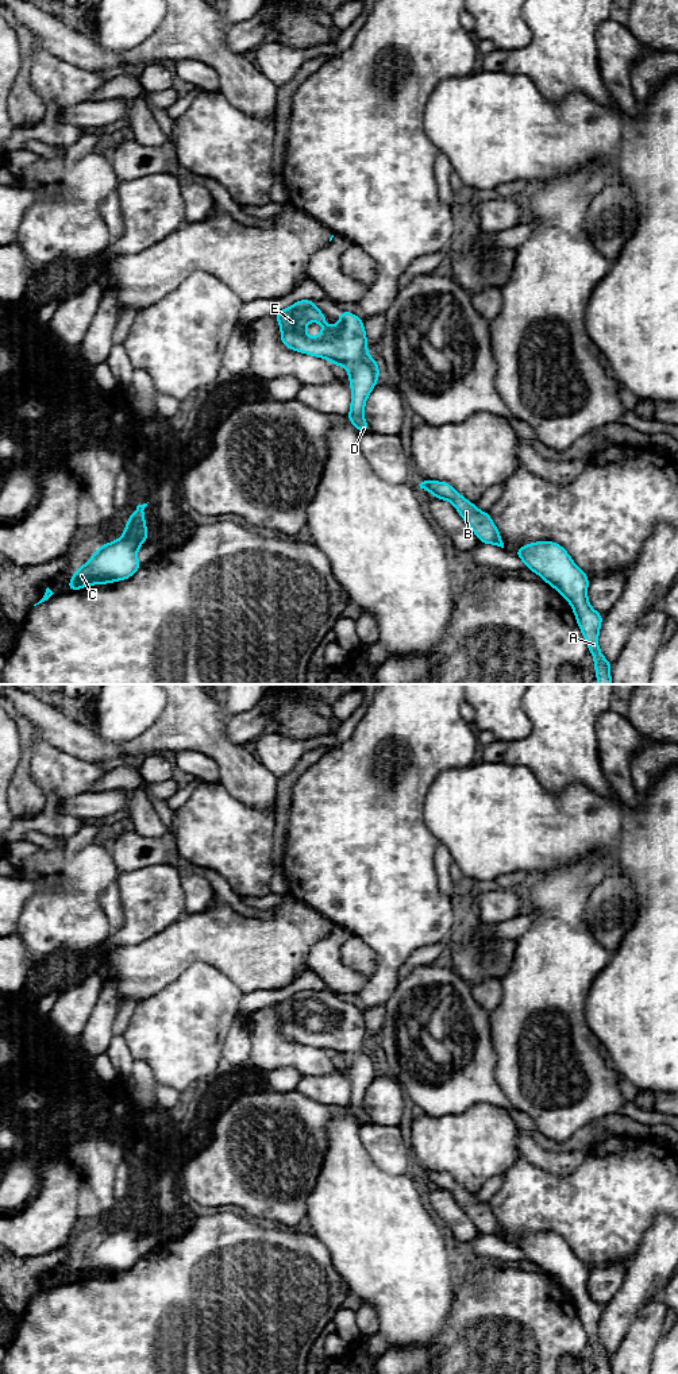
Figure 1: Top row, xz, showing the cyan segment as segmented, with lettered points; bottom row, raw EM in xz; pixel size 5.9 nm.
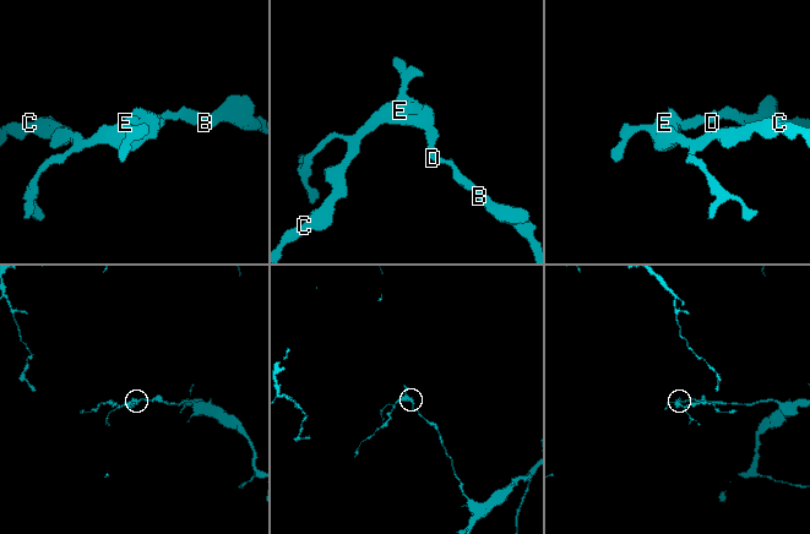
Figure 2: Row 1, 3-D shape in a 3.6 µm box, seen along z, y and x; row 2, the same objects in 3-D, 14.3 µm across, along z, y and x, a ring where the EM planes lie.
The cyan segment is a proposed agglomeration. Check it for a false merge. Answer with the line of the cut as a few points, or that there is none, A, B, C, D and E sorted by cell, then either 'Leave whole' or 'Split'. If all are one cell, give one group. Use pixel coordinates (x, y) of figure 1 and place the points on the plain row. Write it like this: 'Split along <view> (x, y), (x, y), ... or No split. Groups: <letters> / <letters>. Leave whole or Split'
No split. Groups: A B C D E. Leave whole

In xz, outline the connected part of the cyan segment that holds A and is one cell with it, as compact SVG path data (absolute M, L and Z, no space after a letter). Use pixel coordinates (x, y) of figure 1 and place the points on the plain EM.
M555 1232L529 1234L515 1242L525 1258L551 1275L573 1298L589 1343L594 1350L597 1374L612 1374L609 1354L598 1339L598 1323L604 1307L588 1293L589 1266L581 1262L567 1242Z

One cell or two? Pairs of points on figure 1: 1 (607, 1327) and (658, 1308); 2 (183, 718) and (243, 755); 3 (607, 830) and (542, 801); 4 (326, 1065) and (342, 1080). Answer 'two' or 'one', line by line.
1: two
2: one
3: one
4: two

